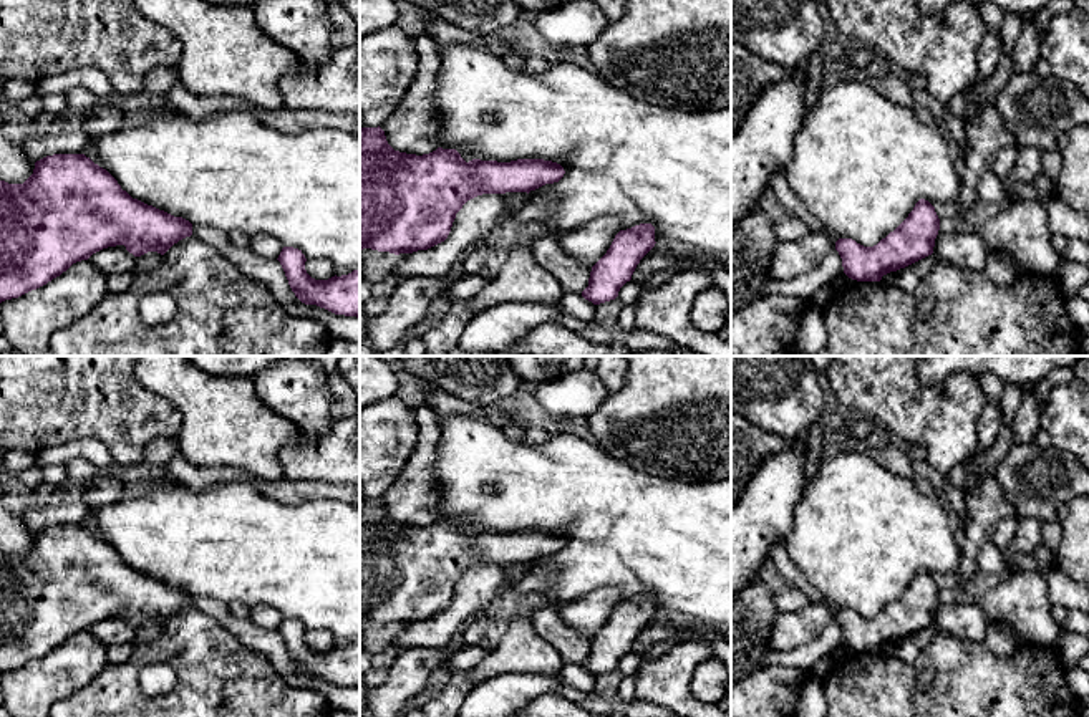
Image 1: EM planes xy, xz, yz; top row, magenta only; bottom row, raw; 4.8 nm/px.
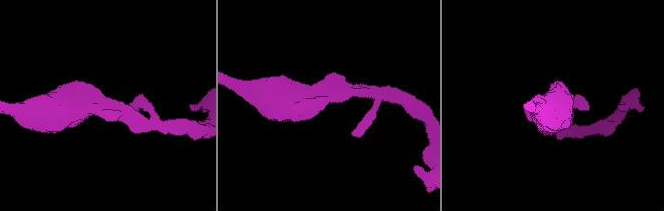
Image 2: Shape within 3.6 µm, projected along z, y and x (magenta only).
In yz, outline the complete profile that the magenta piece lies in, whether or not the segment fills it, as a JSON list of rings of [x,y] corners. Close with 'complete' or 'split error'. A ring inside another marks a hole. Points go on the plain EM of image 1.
[[[920,570],[908,588],[877,616],[864,618],[852,609],[839,609],[835,621],[849,649],[880,652],[883,646],[932,626],[938,601],[935,578]]] | complete

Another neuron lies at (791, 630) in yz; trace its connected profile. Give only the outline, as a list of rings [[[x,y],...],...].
[[[814,596],[796,613],[777,613],[772,626],[771,649],[792,651],[816,639],[832,621],[835,609]]]

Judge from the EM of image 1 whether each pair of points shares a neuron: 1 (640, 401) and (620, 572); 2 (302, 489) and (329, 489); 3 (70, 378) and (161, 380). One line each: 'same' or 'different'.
1: different
2: same
3: different

